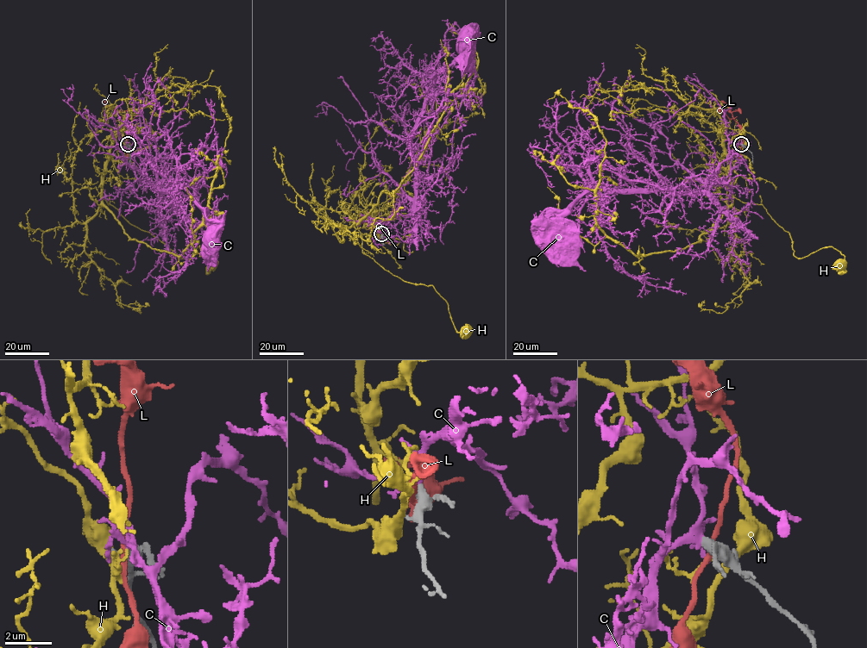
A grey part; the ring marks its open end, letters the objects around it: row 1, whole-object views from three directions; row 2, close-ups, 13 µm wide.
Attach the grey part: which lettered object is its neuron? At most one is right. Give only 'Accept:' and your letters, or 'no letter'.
Accept: C

